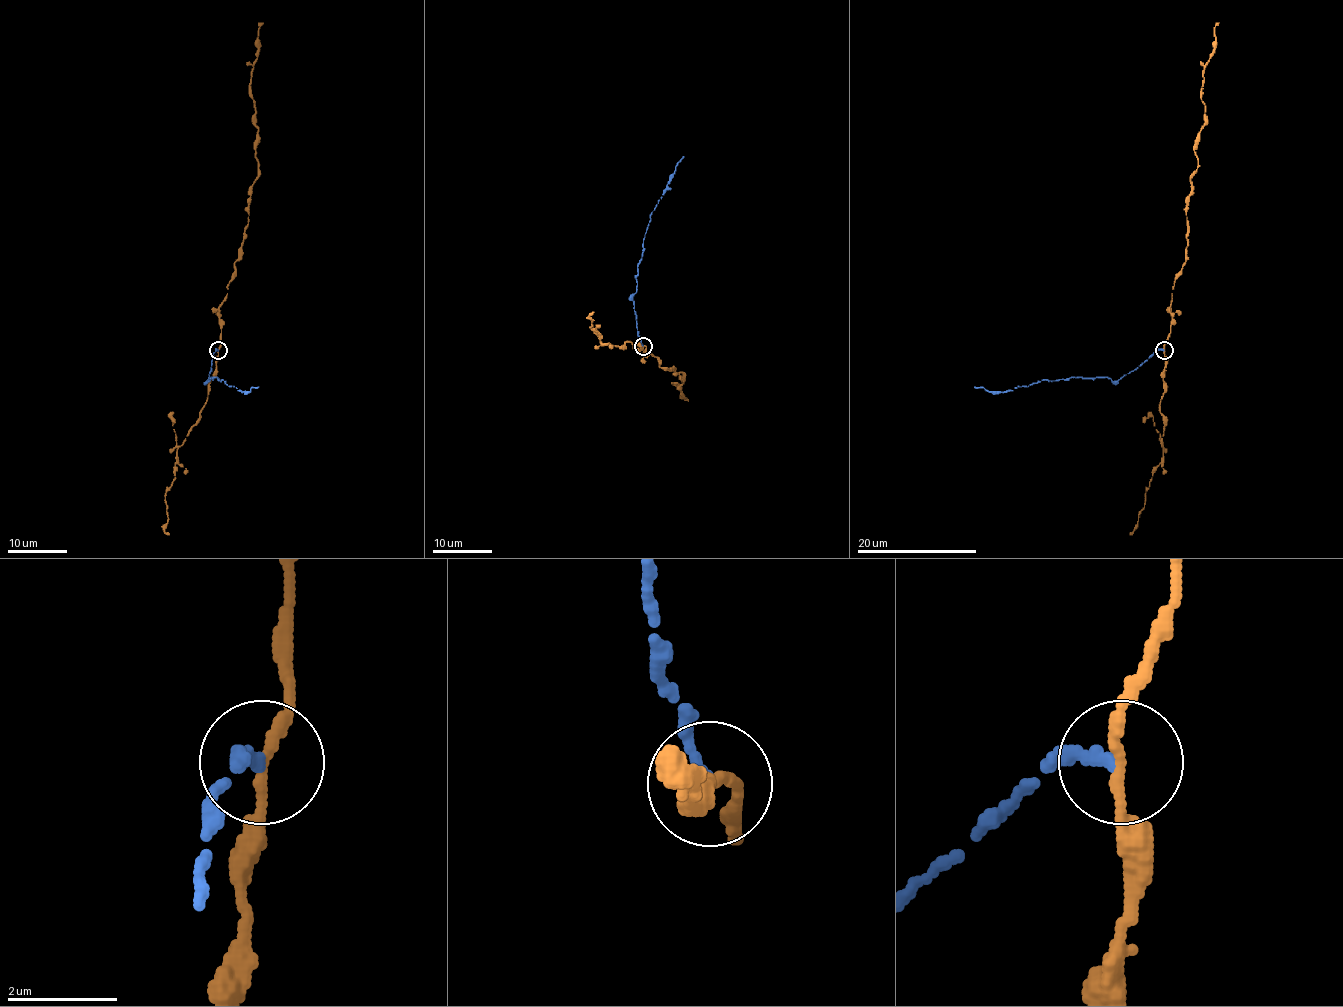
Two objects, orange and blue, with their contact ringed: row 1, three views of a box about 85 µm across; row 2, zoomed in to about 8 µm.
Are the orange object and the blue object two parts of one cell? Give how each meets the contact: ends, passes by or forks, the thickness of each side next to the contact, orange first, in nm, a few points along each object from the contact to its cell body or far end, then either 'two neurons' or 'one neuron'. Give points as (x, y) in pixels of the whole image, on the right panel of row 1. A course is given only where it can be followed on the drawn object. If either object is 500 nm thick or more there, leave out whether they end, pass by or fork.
orange passes by | blue ends | 190/240 nm | orange via (1164, 350), (1174, 279), (1186, 258), (1186, 199), (1198, 164), (1194, 145), (1204, 124), (1203, 70), (1219, 22) | blue via (1164, 350), (1114, 381), (1074, 376), (1041, 379), (1005, 391), (974, 387) | two neurons

